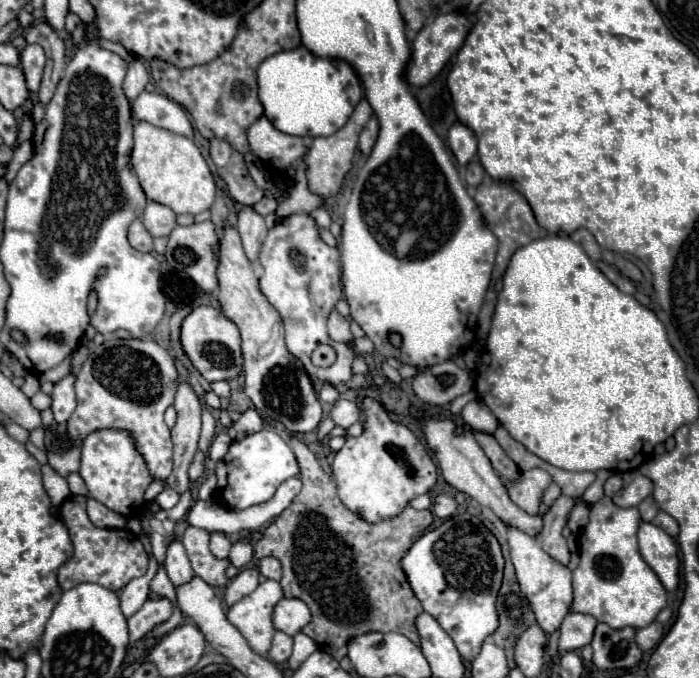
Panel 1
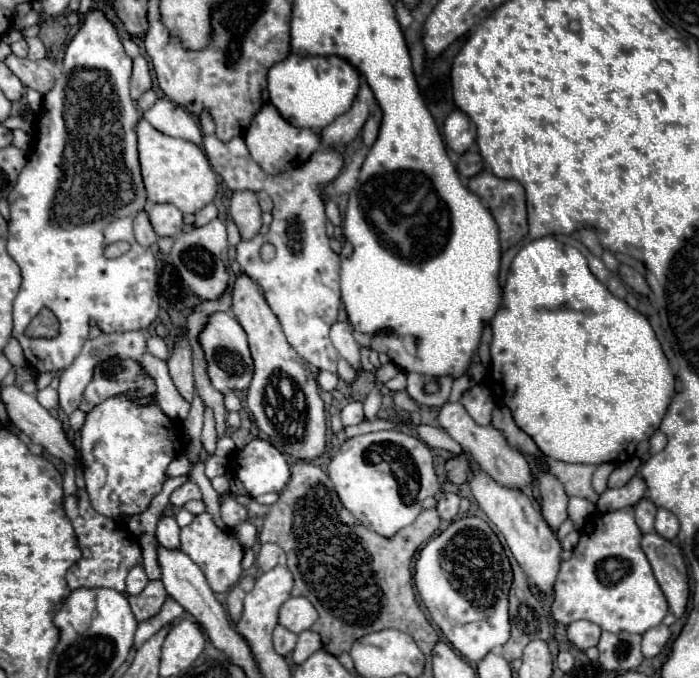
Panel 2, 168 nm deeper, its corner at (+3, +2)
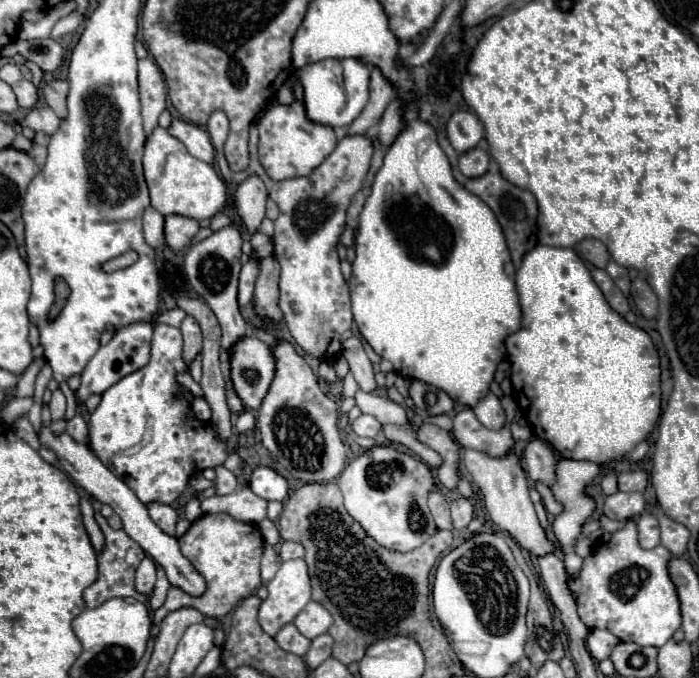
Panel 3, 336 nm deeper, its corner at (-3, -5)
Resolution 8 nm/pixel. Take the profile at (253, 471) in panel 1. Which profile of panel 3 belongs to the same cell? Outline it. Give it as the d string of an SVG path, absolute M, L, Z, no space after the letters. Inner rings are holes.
M257 467L253 471L249 489L265 501L283 501L287 497L287 481L269 467Z

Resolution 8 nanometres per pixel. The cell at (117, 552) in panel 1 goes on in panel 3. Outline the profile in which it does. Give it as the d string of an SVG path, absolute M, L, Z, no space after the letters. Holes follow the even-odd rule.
M95 513L95 519L97 519L101 531L105 533L105 549L103 549L103 553L99 553L99 577L97 577L97 581L91 587L87 587L83 593L87 607L99 607L103 601L113 599L113 597L133 597L141 603L149 603L149 595L137 593L135 583L133 583L135 569L141 563L141 559L145 557L145 551L123 529L117 529L117 531L111 529L101 513Z

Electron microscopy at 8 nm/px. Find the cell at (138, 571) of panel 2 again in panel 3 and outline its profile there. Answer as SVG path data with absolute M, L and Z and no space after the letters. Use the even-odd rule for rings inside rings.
M145 557L141 561L141 565L137 567L137 575L135 575L135 587L139 593L149 595L153 591L155 585L155 563L151 557Z

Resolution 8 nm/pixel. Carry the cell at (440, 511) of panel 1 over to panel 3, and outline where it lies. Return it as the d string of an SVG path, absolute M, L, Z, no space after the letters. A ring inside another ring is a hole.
M461 497L461 499L455 499L451 503L451 521L453 521L453 527L457 531L465 529L469 525L469 521L473 519L473 505L469 499Z

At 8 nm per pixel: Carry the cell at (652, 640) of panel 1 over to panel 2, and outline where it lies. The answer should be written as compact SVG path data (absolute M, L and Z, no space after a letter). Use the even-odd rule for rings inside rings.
M659 624L659 626L651 628L651 630L647 630L643 634L643 642L641 642L643 656L645 658L657 656L669 644L669 638L671 638L671 632L669 632L669 628L665 624Z

